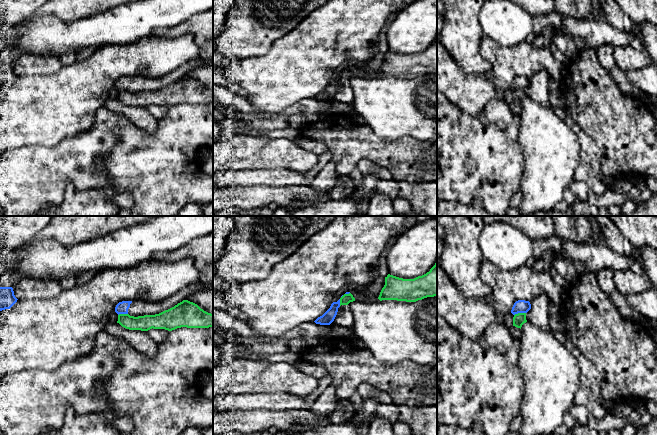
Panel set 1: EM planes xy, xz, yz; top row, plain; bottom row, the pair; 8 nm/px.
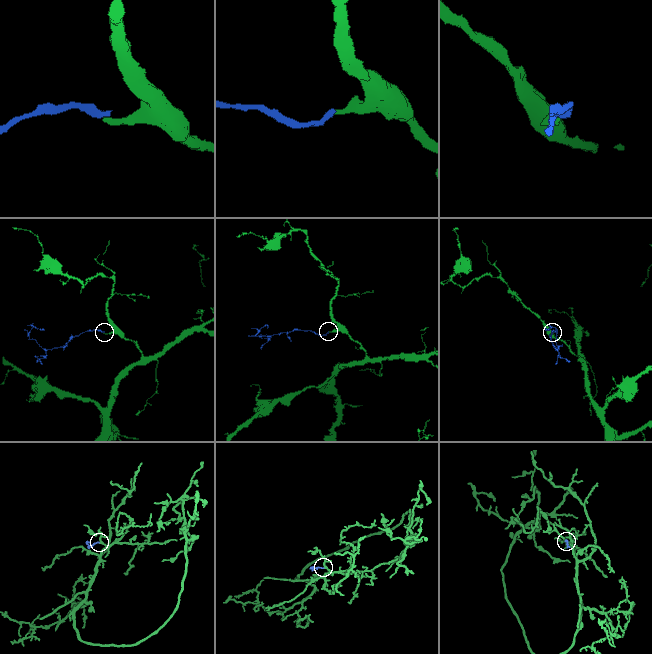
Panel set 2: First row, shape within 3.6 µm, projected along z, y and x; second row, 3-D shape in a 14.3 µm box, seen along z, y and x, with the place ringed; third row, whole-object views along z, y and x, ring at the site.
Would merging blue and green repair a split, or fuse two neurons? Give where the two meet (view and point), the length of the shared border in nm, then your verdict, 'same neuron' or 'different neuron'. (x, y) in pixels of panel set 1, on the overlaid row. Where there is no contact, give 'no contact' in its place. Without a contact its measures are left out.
yz (519, 312) | 100 nm | different neuron

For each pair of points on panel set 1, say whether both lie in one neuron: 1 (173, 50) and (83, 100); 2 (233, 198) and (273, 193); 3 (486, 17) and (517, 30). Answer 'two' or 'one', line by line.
1: one
2: one
3: one

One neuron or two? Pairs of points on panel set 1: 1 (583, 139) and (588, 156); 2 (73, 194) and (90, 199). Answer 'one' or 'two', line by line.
1: one
2: one

